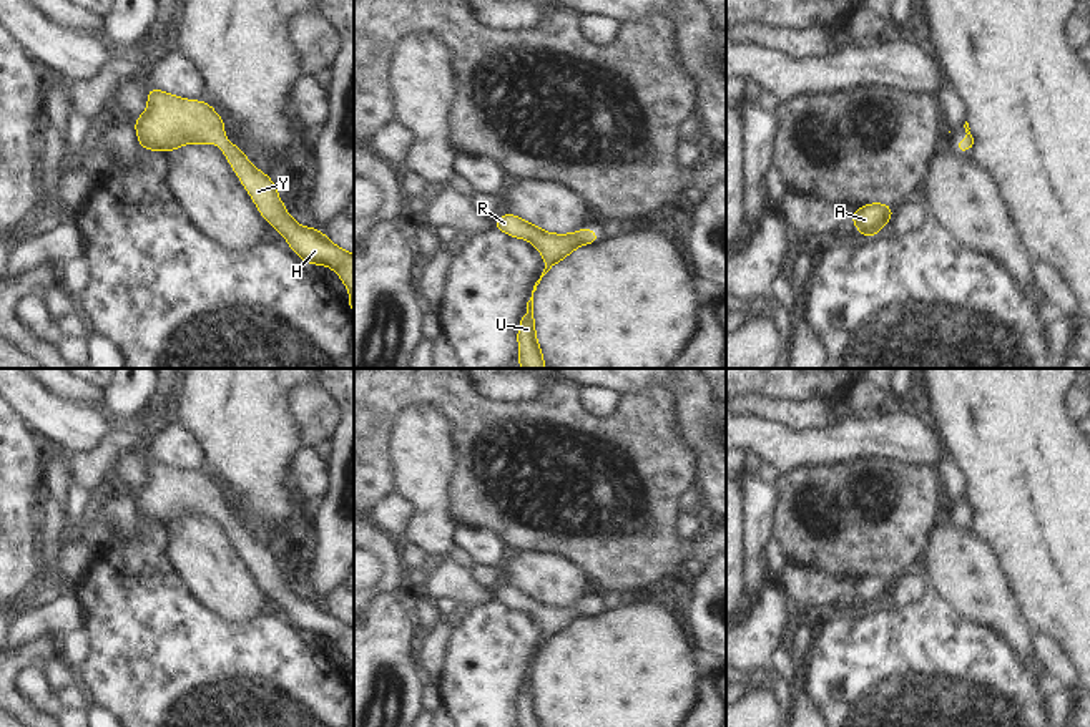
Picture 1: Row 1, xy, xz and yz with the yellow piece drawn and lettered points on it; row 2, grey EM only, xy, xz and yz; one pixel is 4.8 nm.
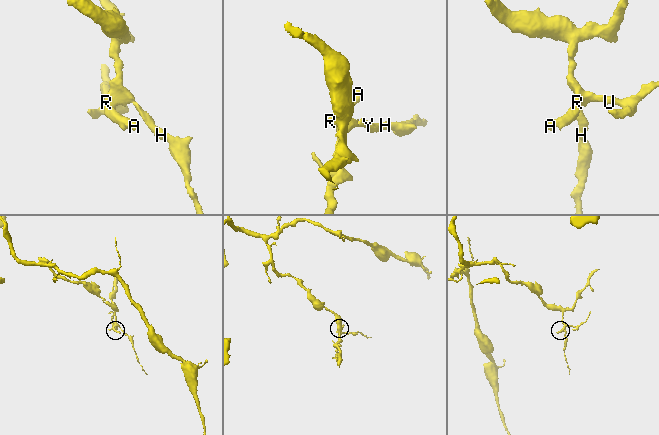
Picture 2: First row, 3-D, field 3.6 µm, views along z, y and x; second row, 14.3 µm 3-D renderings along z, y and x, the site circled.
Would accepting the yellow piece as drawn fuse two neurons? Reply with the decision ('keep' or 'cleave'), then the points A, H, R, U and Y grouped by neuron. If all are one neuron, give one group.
keep | A H R U Y

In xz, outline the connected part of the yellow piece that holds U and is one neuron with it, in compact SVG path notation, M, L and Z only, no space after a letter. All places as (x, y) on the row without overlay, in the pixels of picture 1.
M503 586L498 591L493 593L493 601L497 603L503 603L505 606L508 606L510 609L520 609L525 612L530 612L535 616L535 619L538 621L538 624L543 627L545 631L545 641L540 647L540 651L535 654L533 662L532 662L532 669L527 674L527 684L523 686L520 695L518 695L518 727L543 727L535 707L535 690L533 690L533 664L537 662L537 657L540 656L542 649L562 631L565 631L568 626L572 626L577 619L583 617L583 616L597 616L598 611L601 609L598 604L592 604L592 599L585 599L580 601L573 606L550 606L523 591L520 591L515 586Z

